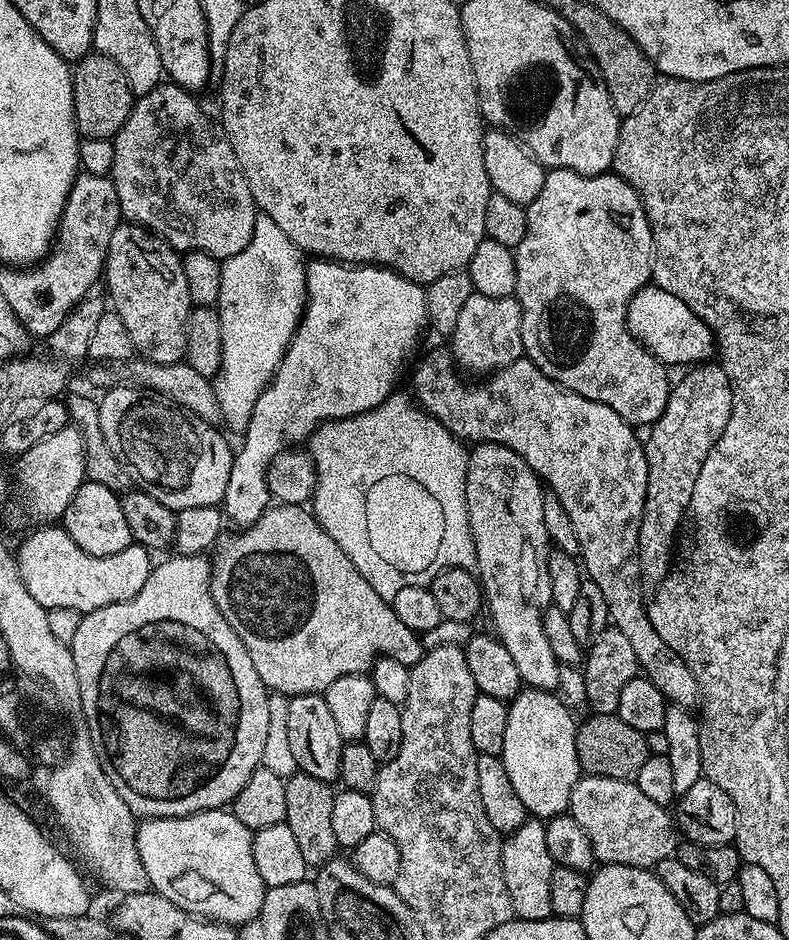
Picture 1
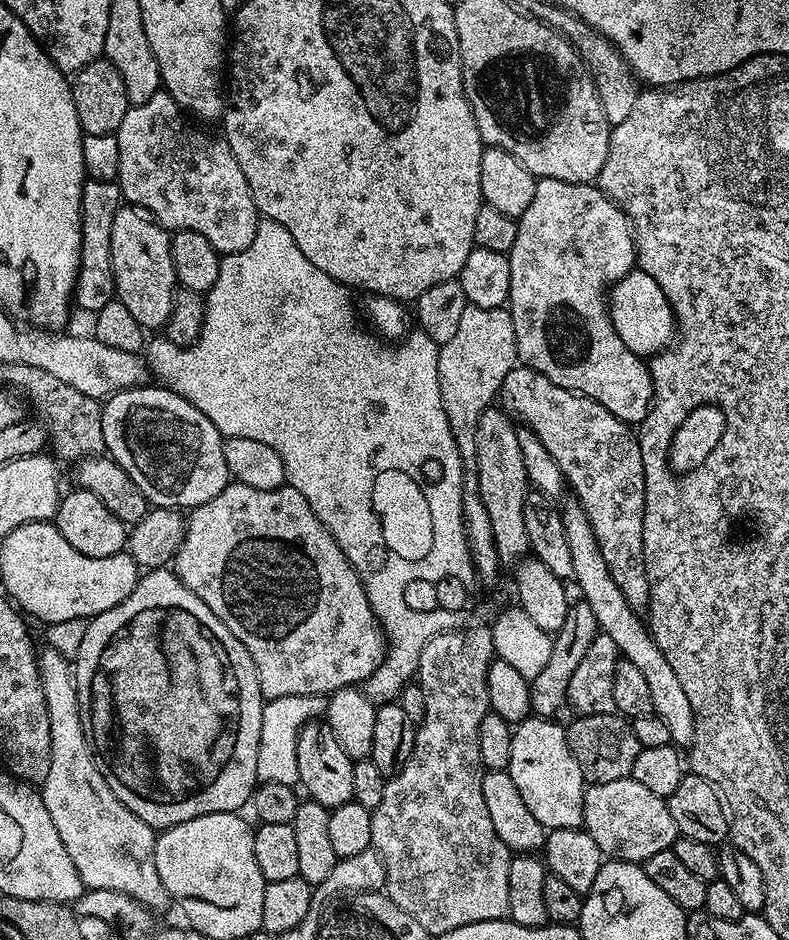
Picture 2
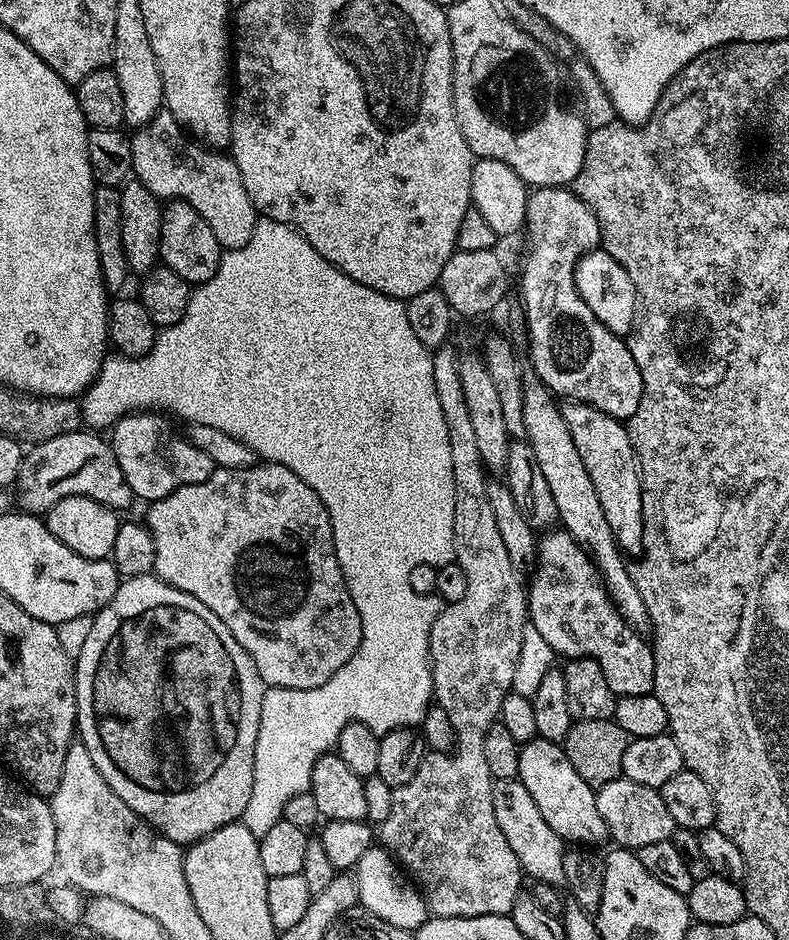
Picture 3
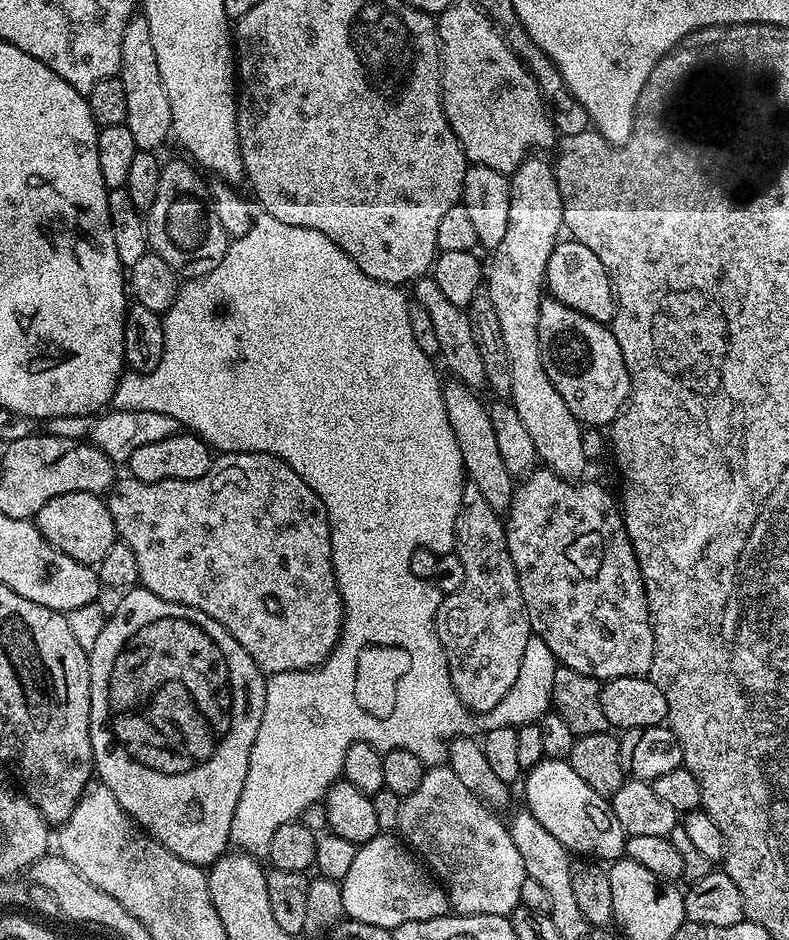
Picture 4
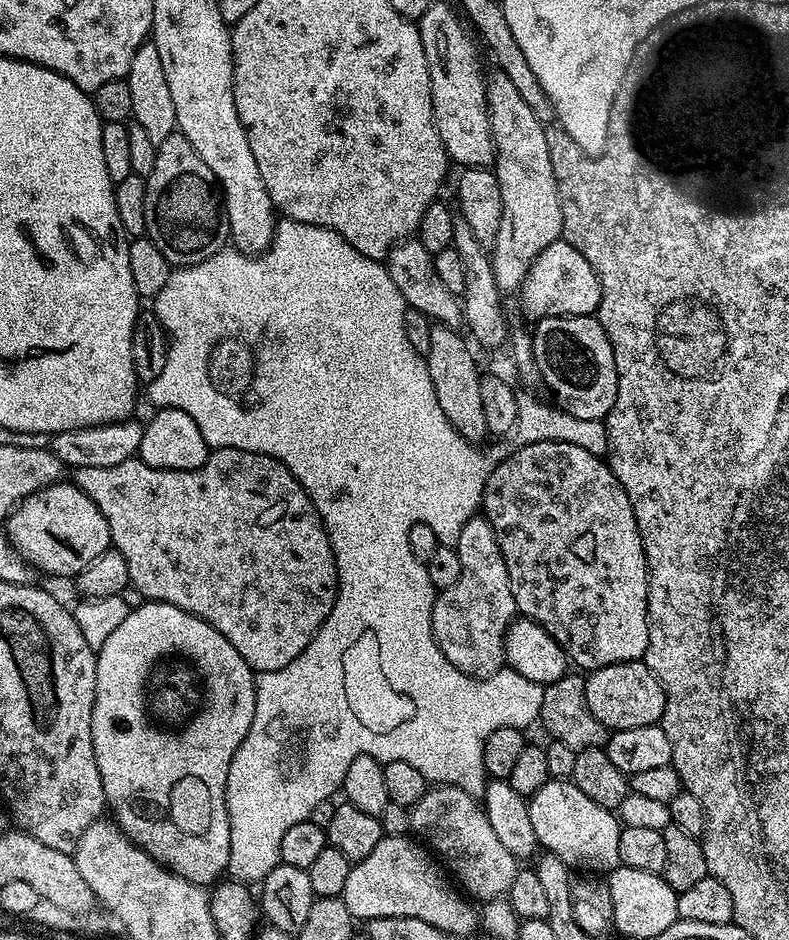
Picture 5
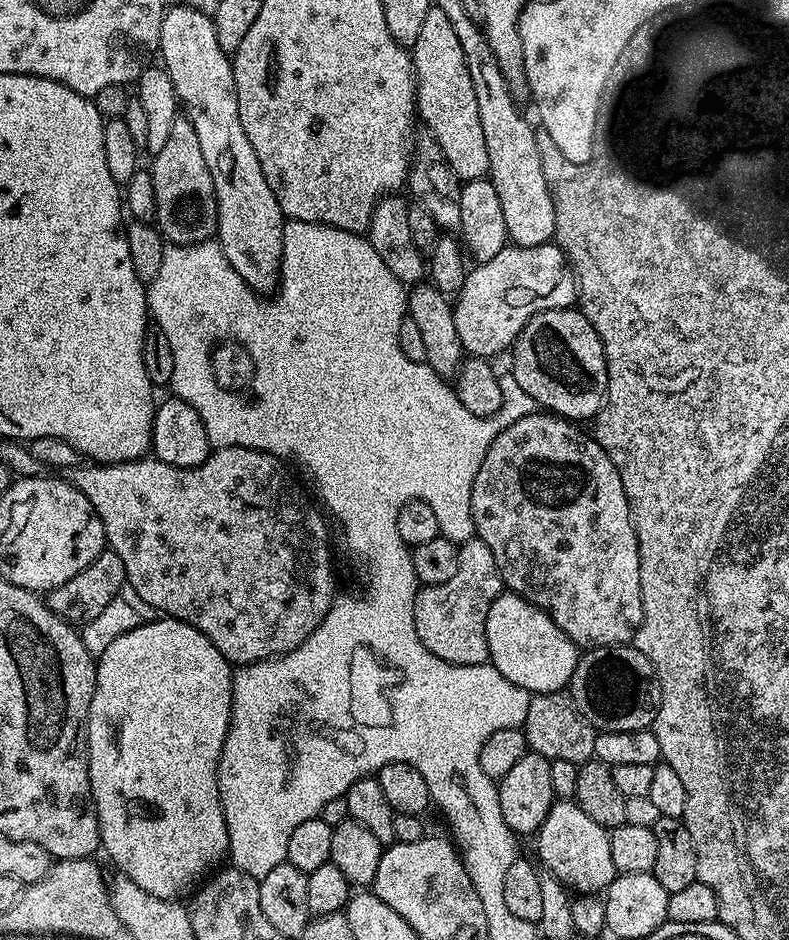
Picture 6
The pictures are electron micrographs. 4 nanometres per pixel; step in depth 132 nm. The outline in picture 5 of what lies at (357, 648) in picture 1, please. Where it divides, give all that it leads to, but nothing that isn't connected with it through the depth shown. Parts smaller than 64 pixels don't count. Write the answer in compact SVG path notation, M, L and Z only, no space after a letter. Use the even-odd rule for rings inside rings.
M217 448L209 451L207 462L194 470L158 470L154 466L146 466L146 462L139 458L133 458L118 462L118 466L82 466L71 475L71 483L80 488L82 494L98 506L98 510L102 510L102 518L106 518L112 535L111 547L117 548L122 558L126 558L126 570L130 570L129 585L133 589L136 587L145 601L178 606L214 626L214 630L218 630L222 638L226 638L226 642L230 642L230 646L246 658L253 672L282 670L282 666L294 662L294 658L306 650L322 622L326 622L336 601L336 559L332 553L332 543L328 541L328 532L314 502L308 497L308 491L282 462L250 450Z

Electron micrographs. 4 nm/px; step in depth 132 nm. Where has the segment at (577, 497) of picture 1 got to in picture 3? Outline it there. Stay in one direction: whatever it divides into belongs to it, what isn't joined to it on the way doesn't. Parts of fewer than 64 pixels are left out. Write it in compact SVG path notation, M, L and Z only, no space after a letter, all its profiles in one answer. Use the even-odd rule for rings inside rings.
M568 402L561 407L560 413L566 420L570 438L574 438L574 450L578 450L582 463L586 465L586 474L590 474L590 482L594 482L598 502L602 502L602 514L606 514L606 522L610 522L616 545L625 557L640 557L644 553L640 466L636 461L636 451L632 448L627 427L610 414L589 404Z

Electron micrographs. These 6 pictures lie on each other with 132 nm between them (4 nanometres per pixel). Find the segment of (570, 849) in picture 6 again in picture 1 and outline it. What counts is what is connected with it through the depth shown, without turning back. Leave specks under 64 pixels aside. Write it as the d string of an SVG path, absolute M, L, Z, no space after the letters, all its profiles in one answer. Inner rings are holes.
M521 690L506 718L506 746L502 757L510 783L518 798L522 798L522 806L545 822L568 812L572 791L582 775L576 737L570 734L570 728L577 725L577 717L572 717L571 710L556 698L556 692L529 694Z

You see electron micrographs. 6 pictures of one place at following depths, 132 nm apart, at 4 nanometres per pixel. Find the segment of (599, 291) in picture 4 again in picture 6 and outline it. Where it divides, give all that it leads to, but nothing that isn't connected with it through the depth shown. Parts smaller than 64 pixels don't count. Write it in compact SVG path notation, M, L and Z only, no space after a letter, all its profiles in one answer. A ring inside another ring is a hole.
M559 243L529 248L509 246L498 250L490 262L468 268L468 277L454 296L454 326L458 326L458 338L468 356L493 358L499 352L507 353L511 349L534 314L570 308L577 300L576 275Z

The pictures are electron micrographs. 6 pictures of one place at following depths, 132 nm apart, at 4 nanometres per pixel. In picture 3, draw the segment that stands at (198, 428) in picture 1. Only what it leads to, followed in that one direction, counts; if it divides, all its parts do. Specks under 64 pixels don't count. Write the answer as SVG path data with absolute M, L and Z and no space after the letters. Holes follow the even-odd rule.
M142 412L124 416L111 429L110 443L118 458L118 466L122 466L122 474L126 474L126 482L130 482L133 497L144 499L144 502L161 500L184 486L194 486L206 482L214 470L212 460L189 442L187 435L175 432L164 420L165 417L152 412Z

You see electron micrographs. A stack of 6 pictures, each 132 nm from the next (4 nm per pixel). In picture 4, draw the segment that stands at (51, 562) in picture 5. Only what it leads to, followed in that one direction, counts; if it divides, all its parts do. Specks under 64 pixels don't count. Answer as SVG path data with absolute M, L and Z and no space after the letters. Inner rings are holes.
M85 492L50 498L50 502L38 510L34 523L37 530L48 539L50 546L89 566L99 565L100 560L106 558L106 550L110 550L110 546L118 539L107 503L100 496Z

